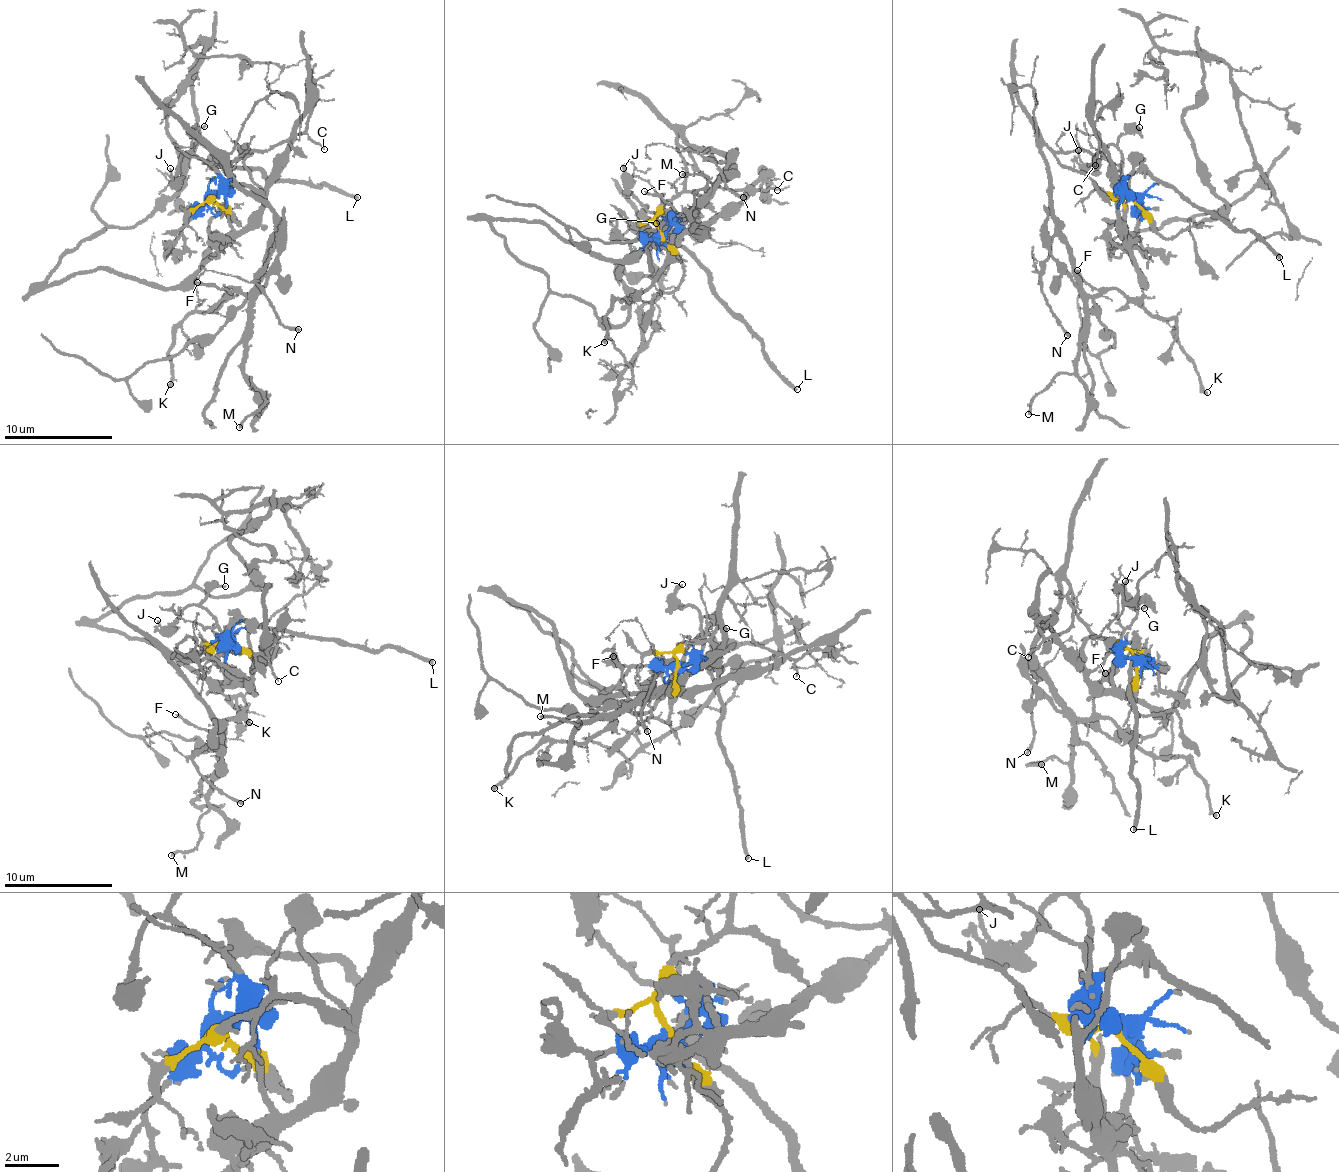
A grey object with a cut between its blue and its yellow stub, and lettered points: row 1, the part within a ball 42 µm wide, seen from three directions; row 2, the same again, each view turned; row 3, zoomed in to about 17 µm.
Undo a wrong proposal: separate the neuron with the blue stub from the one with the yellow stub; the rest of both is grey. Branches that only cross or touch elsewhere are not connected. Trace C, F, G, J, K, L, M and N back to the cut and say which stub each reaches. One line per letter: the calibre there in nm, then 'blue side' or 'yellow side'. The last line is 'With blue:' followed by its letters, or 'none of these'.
C: 140 nm thick; yellow side
F: 170 nm thick; yellow side
G: 150 nm thick; blue side
J: 170 nm thick; blue side
K: 240 nm thick; yellow side
L: 260 nm thick; blue side
M: 180 nm thick; yellow side
N: 240 nm thick; yellow side
With blue: G, J, L

